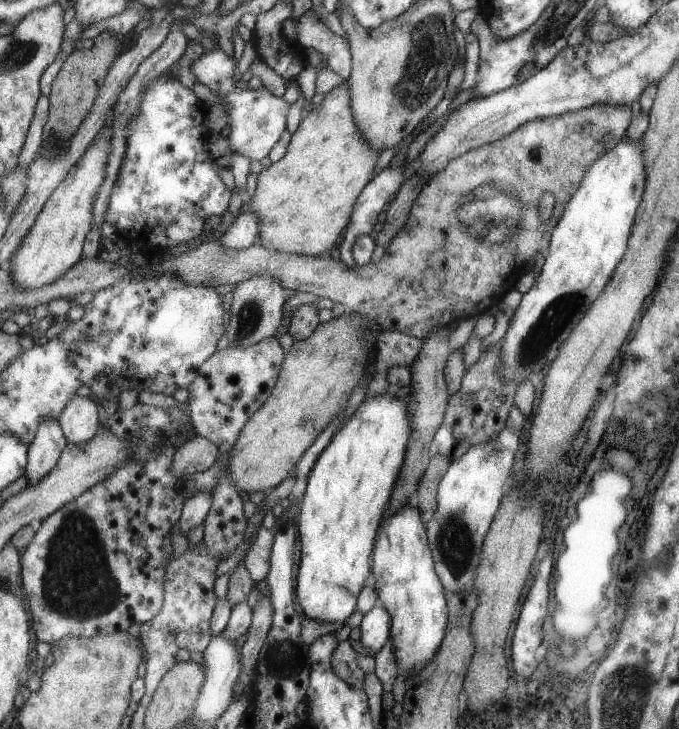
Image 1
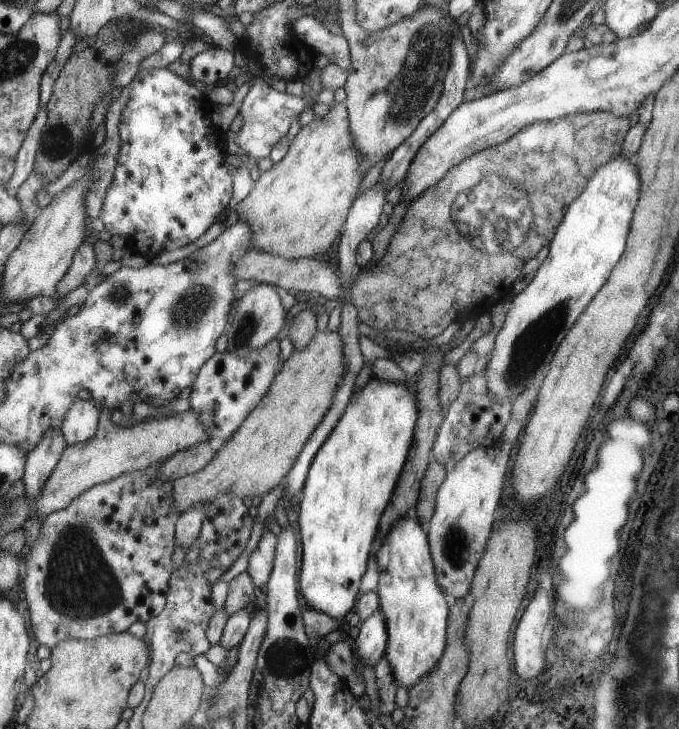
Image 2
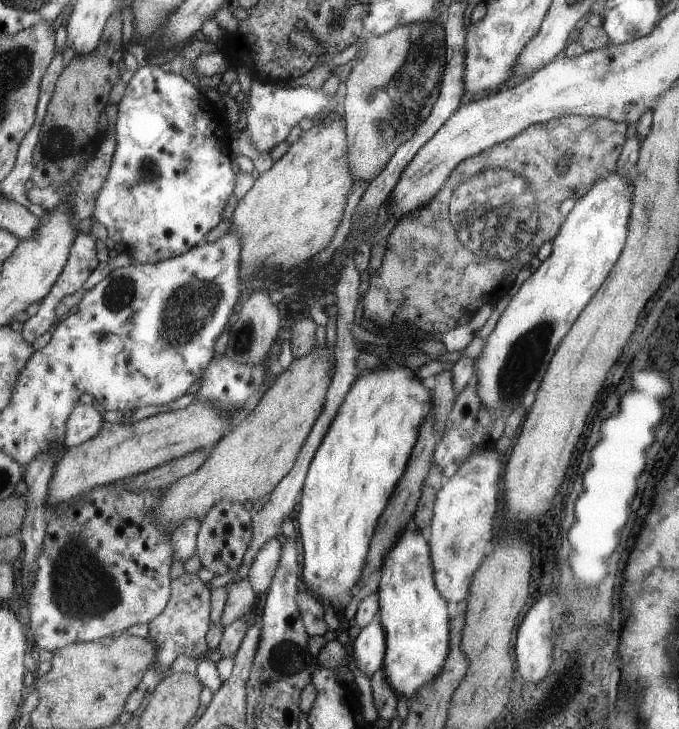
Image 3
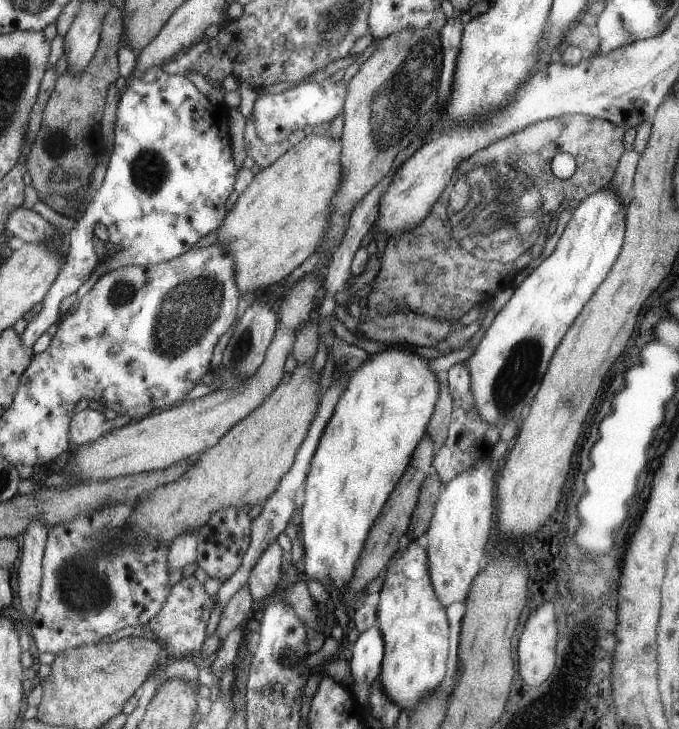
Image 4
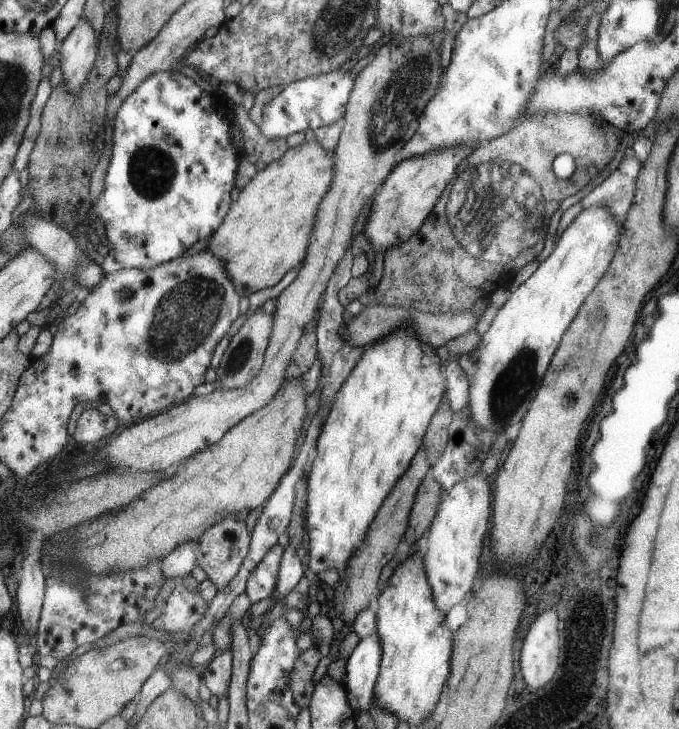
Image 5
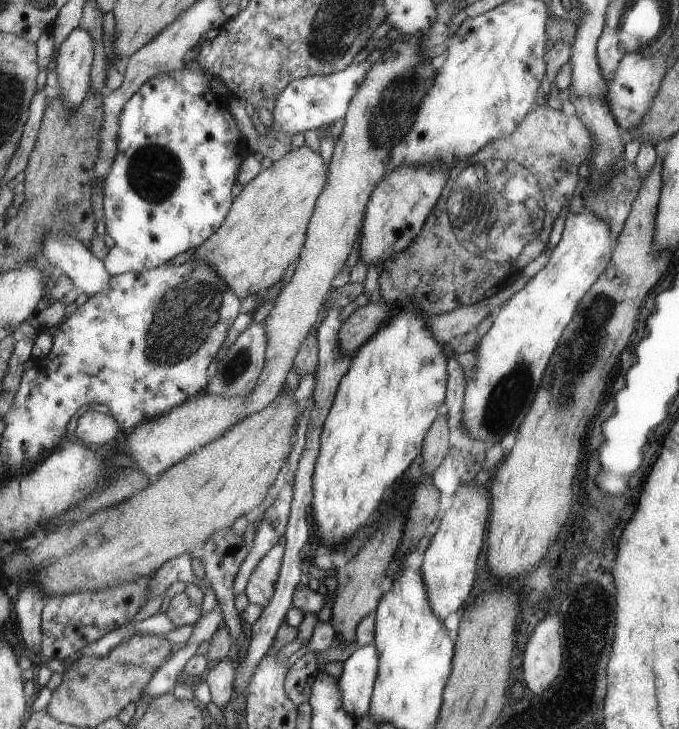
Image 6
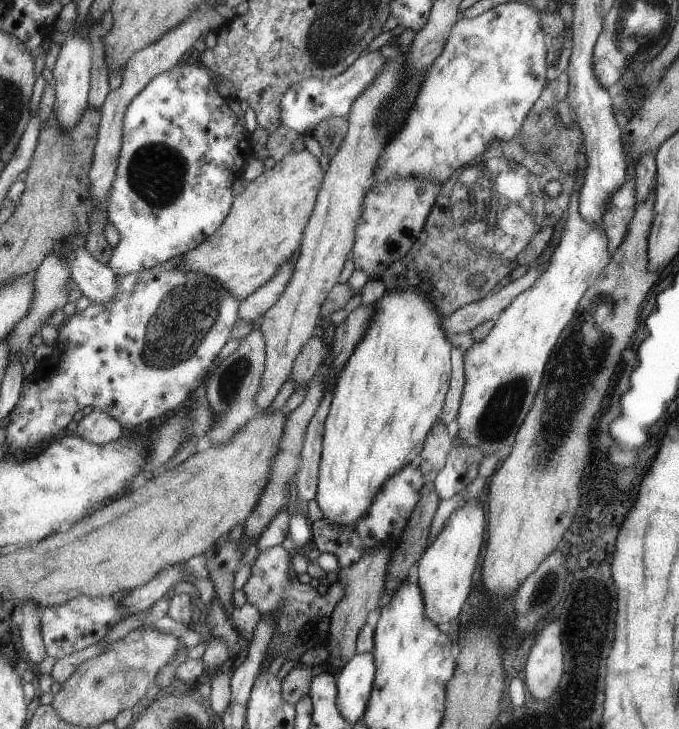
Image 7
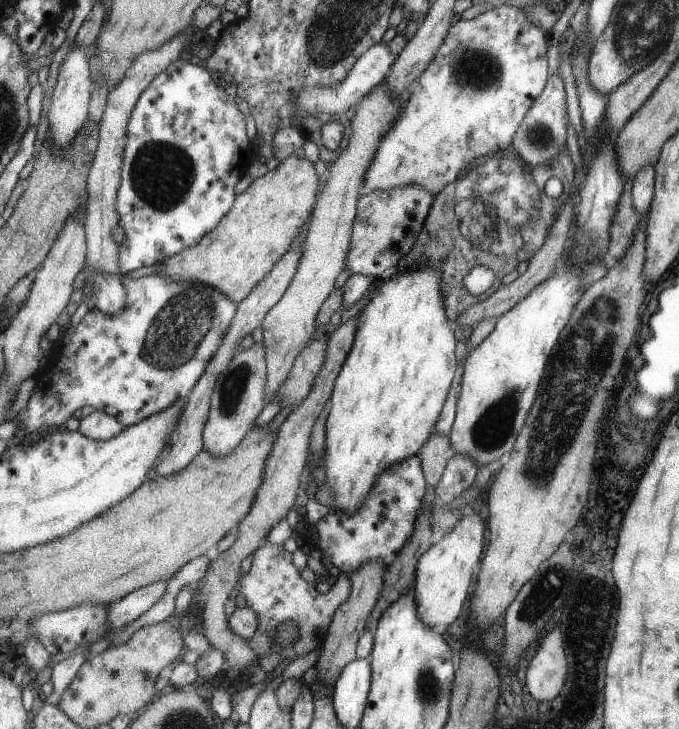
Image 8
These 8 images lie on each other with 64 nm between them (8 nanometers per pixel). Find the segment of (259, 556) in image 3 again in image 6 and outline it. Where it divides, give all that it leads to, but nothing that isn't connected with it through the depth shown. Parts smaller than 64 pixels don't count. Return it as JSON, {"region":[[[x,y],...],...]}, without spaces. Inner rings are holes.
{"region":[[[277,543],[257,562],[244,588],[249,603],[265,608],[271,602],[282,568],[283,553],[284,547]]]}

